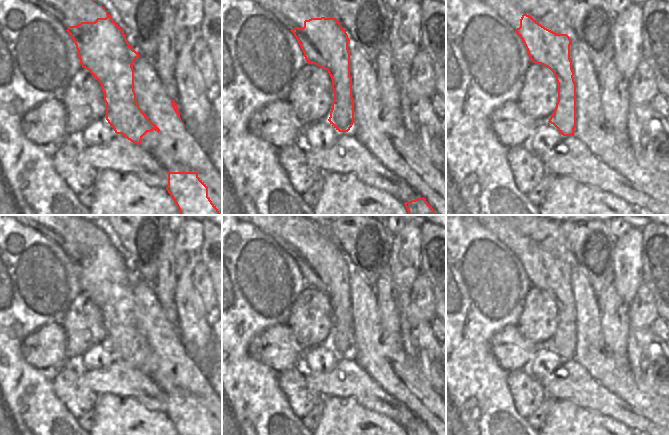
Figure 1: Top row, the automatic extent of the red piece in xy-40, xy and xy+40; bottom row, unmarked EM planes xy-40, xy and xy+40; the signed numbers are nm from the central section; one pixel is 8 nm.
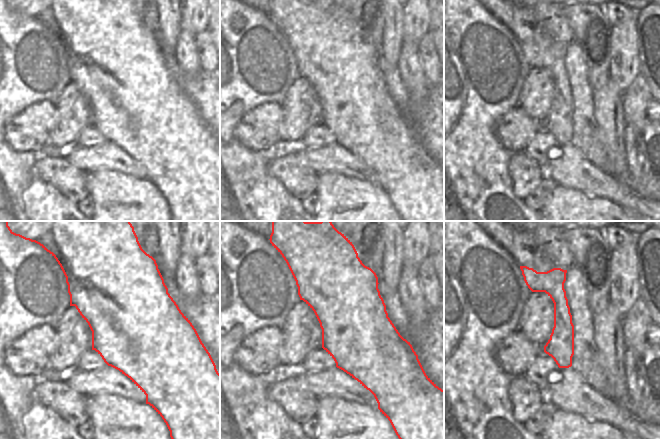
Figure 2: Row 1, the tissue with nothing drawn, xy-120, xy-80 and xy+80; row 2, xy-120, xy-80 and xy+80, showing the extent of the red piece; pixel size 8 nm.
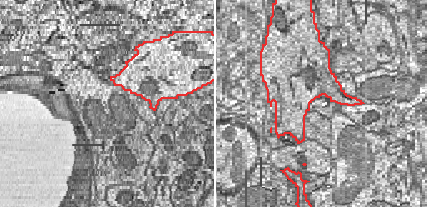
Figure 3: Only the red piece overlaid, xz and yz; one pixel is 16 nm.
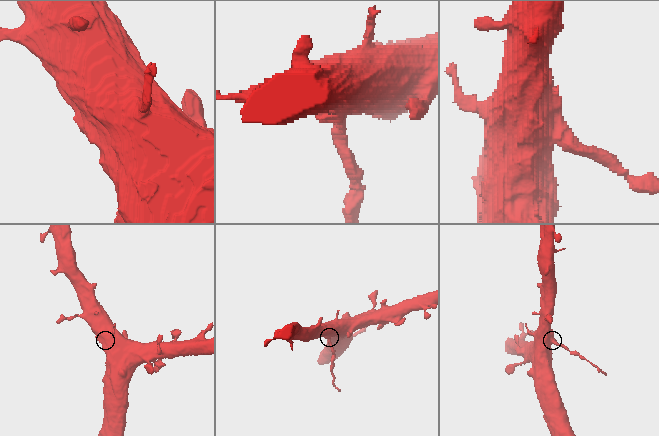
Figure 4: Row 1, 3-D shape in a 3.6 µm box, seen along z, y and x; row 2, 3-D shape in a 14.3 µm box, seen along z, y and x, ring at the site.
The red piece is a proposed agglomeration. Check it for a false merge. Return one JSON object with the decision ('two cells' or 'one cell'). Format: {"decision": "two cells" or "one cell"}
{"decision": "two cells"}

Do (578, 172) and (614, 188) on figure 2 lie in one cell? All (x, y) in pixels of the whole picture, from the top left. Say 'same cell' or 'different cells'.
same cell

